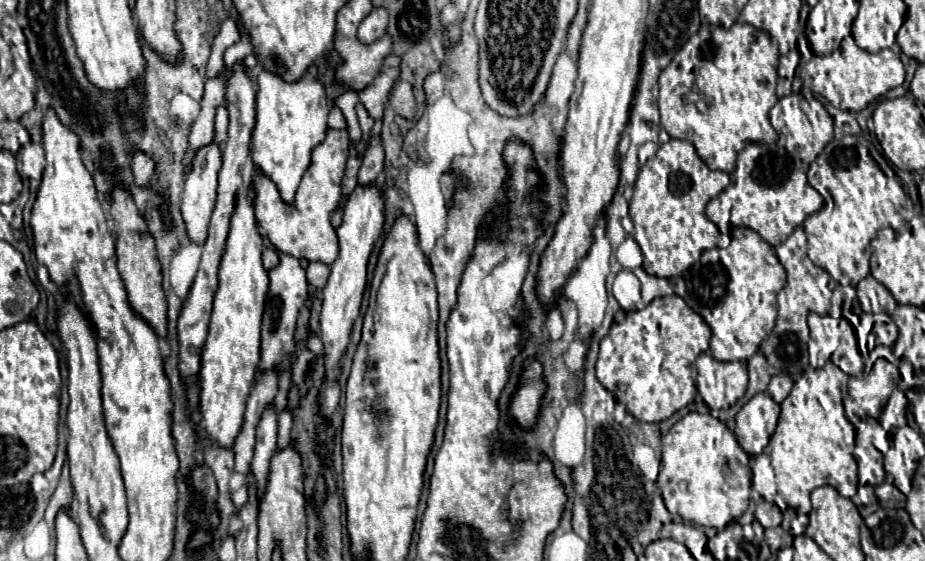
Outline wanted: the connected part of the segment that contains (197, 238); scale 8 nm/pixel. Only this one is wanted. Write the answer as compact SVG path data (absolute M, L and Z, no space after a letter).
M212 142L204 148L200 148L196 152L196 158L192 162L192 172L186 176L184 182L184 192L182 192L182 218L186 224L186 232L188 238L196 244L204 244L206 236L208 236L208 224L210 224L210 216L216 204L216 186L218 186L218 172L222 166L222 152L220 148Z

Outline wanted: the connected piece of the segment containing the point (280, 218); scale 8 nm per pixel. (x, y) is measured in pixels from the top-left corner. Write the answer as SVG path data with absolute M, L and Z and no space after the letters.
M328 130L326 140L320 146L316 146L312 152L312 164L300 182L294 204L284 204L280 200L280 194L272 180L264 178L262 174L254 176L252 186L256 192L256 202L254 202L256 220L278 252L296 258L306 258L310 262L322 262L328 266L336 260L338 238L336 238L336 230L330 224L330 214L338 206L342 206L340 180L344 176L346 160L348 160L348 132Z

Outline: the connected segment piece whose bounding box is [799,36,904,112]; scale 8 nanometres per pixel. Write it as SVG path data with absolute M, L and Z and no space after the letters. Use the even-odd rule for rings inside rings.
M852 36L844 38L840 48L830 56L814 55L812 60L799 70L800 78L812 78L812 92L824 96L832 106L842 110L860 112L878 96L884 96L890 88L904 82L904 66L896 52L884 48L876 54L860 50ZM816 56L816 58L815 58Z

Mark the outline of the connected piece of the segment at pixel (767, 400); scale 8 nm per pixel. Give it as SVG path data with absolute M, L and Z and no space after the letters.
M768 394L754 396L740 408L736 414L734 434L746 454L758 456L766 448L768 438L776 430L779 416L780 405Z

